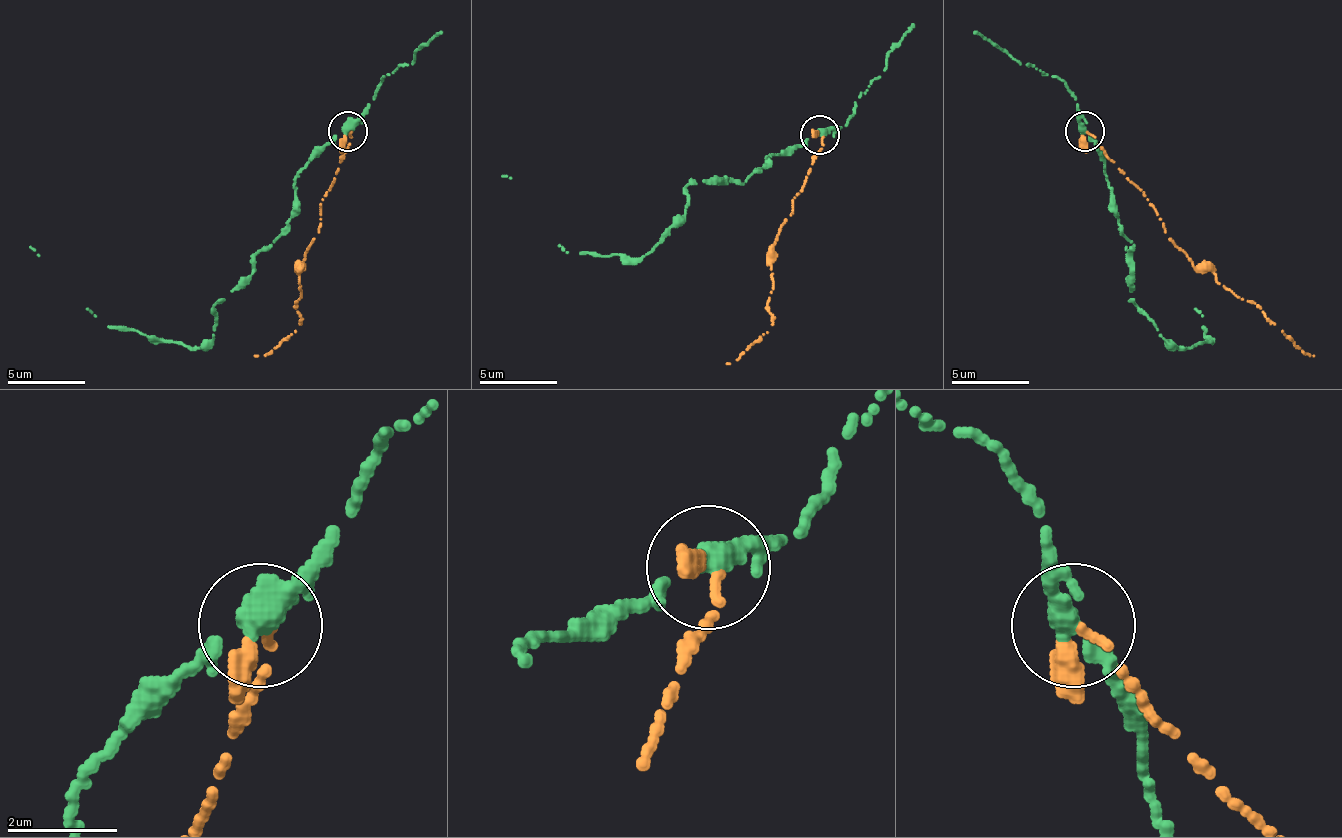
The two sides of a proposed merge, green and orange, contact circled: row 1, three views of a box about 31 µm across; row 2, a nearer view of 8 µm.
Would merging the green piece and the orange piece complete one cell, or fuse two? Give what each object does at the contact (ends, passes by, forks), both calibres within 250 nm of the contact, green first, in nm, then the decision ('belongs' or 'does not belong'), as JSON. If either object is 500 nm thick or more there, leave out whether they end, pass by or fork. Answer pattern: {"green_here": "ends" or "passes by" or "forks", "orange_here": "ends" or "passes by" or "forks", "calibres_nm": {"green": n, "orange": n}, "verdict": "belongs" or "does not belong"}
{"green_here": "passes by", "orange_here": "passes by", "calibres_nm": {"green": 360, "orange": 240}, "verdict": "does not belong"}

